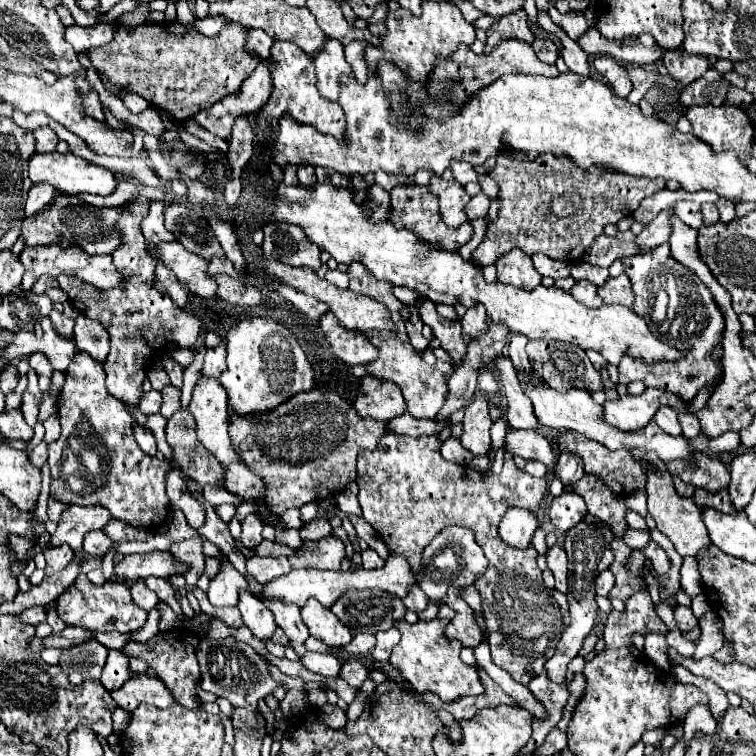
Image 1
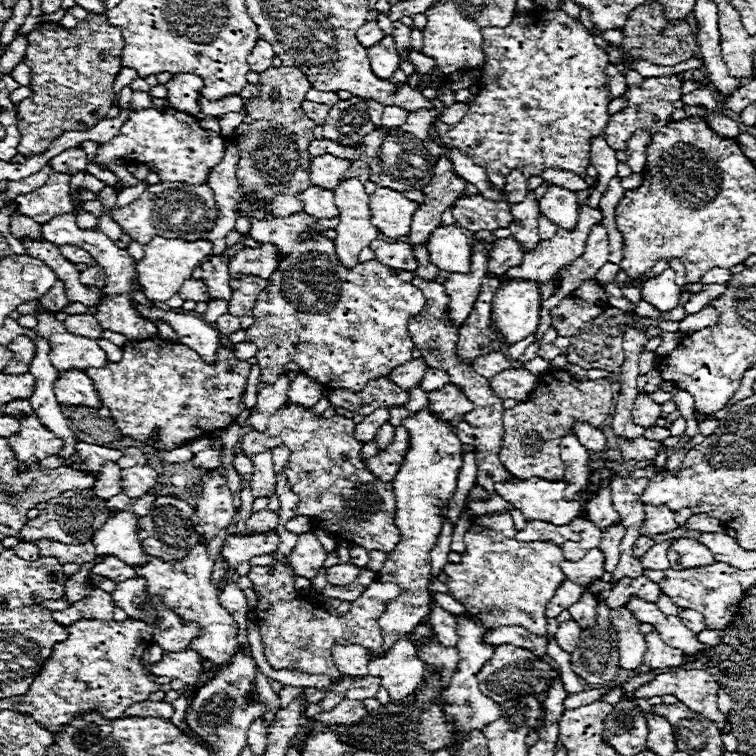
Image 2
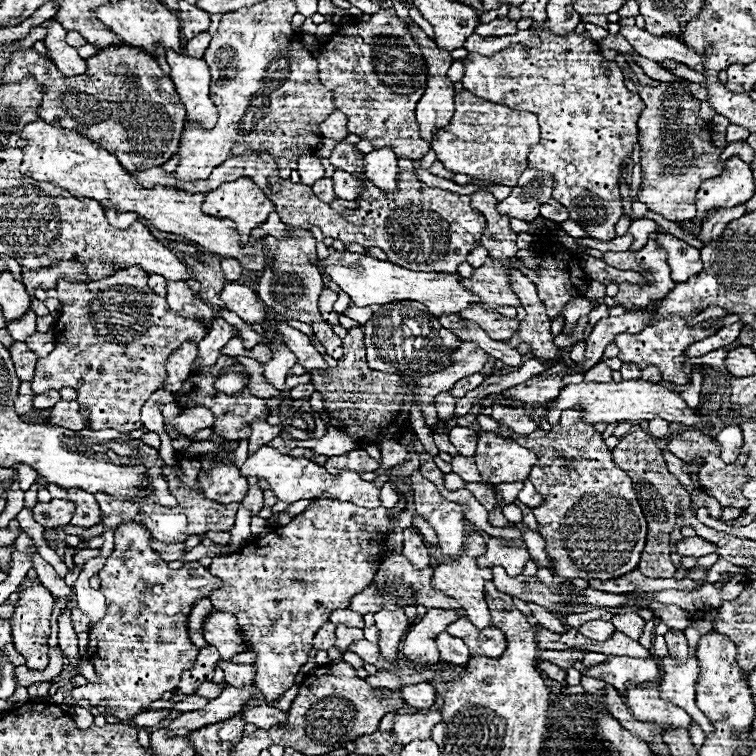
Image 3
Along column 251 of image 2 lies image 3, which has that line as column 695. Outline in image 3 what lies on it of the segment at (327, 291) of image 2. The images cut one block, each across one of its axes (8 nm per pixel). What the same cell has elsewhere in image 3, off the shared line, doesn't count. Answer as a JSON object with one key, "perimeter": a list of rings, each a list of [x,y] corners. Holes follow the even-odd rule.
{"perimeter":[[[730,156],[726,160],[724,172],[720,176],[710,178],[700,184],[698,200],[696,200],[698,216],[694,218],[696,228],[688,234],[698,236],[700,222],[702,222],[702,216],[706,214],[706,210],[718,208],[718,206],[746,204],[752,196],[754,196],[754,178],[752,178],[750,166],[744,160],[740,160],[738,156]],[[666,318],[666,320],[658,320],[654,322],[652,326],[644,328],[640,334],[636,336],[616,336],[614,342],[618,344],[620,348],[620,354],[618,358],[624,362],[624,364],[636,364],[640,370],[648,368],[648,366],[656,366],[662,374],[662,380],[664,382],[672,382],[672,384],[688,384],[690,380],[684,376],[683,363],[686,362],[684,357],[684,350],[698,342],[698,340],[704,340],[712,334],[716,334],[716,328],[710,320],[698,324],[698,326],[686,326],[686,320],[688,318]]]}

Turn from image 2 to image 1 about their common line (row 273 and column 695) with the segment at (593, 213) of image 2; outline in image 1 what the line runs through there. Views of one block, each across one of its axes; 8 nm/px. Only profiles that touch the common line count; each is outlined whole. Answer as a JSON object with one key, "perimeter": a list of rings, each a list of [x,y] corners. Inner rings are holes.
{"perimeter":[[[632,452],[636,460],[640,462],[650,462],[658,468],[658,472],[648,472],[648,484],[646,484],[646,494],[648,494],[648,510],[650,516],[656,520],[656,528],[668,536],[668,540],[674,544],[676,552],[680,556],[698,556],[698,552],[706,550],[710,546],[710,538],[706,532],[706,526],[702,522],[702,512],[696,508],[692,498],[682,498],[676,494],[674,486],[668,484],[668,474],[664,472],[664,464],[658,462],[658,456],[654,452],[642,454],[642,452]]]}

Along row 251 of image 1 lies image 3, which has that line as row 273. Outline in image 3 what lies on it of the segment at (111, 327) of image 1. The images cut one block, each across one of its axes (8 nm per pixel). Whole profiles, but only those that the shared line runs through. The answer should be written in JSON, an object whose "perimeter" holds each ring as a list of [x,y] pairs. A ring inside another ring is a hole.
{"perimeter":[[[138,266],[118,270],[104,280],[88,282],[88,284],[86,282],[66,282],[58,278],[56,290],[58,290],[58,300],[62,308],[54,324],[54,344],[56,346],[46,358],[38,360],[36,374],[32,378],[32,388],[34,392],[60,390],[64,386],[74,388],[78,392],[80,412],[86,414],[88,430],[114,428],[122,434],[130,434],[132,430],[144,428],[140,420],[140,410],[144,402],[150,398],[150,394],[154,394],[156,390],[164,386],[166,360],[170,352],[180,348],[180,344],[186,340],[200,342],[208,334],[206,328],[198,324],[196,320],[184,320],[182,316],[170,312],[170,308],[166,308],[166,300],[154,294],[146,286],[146,278],[148,274]]]}

